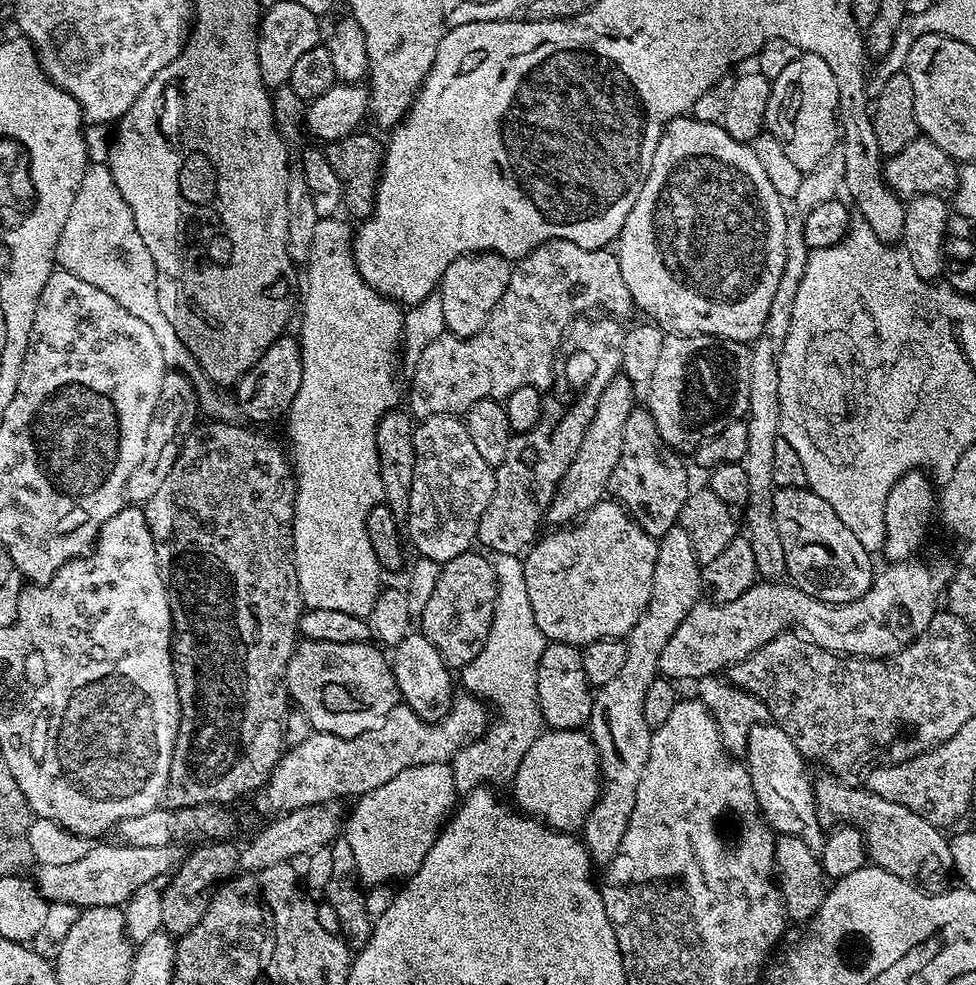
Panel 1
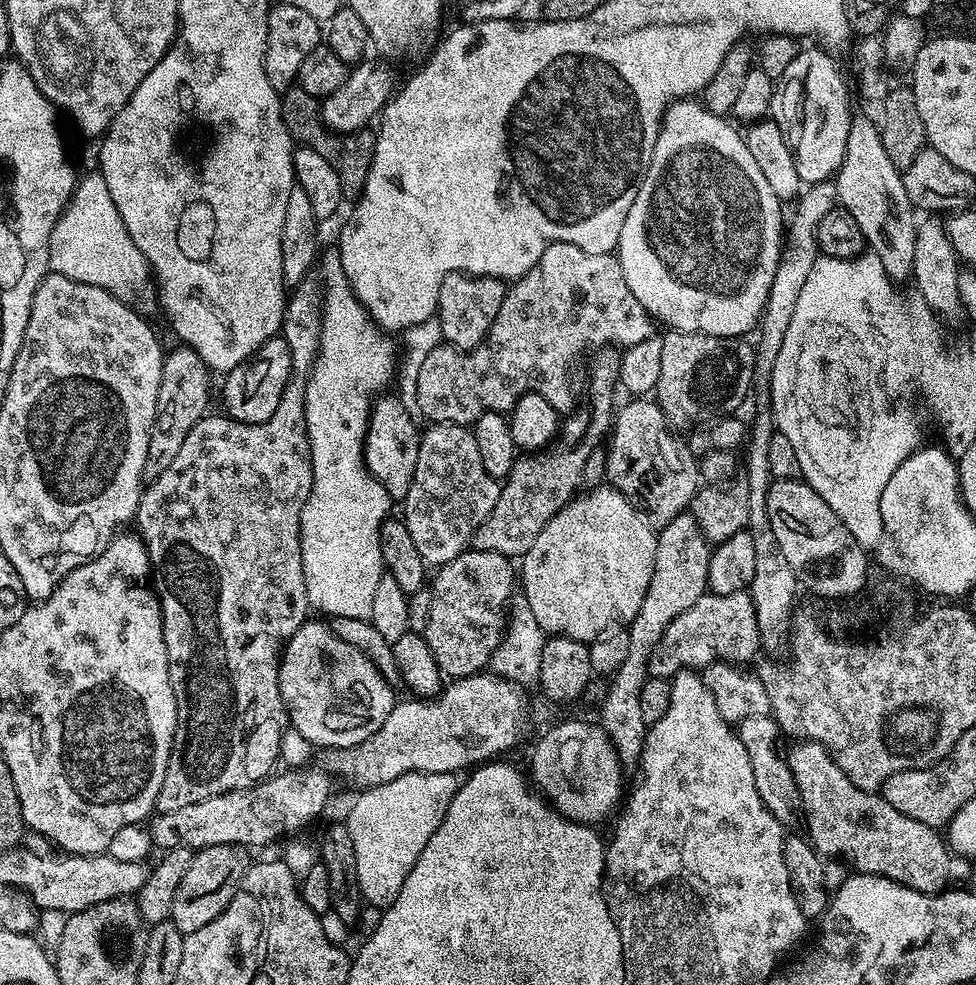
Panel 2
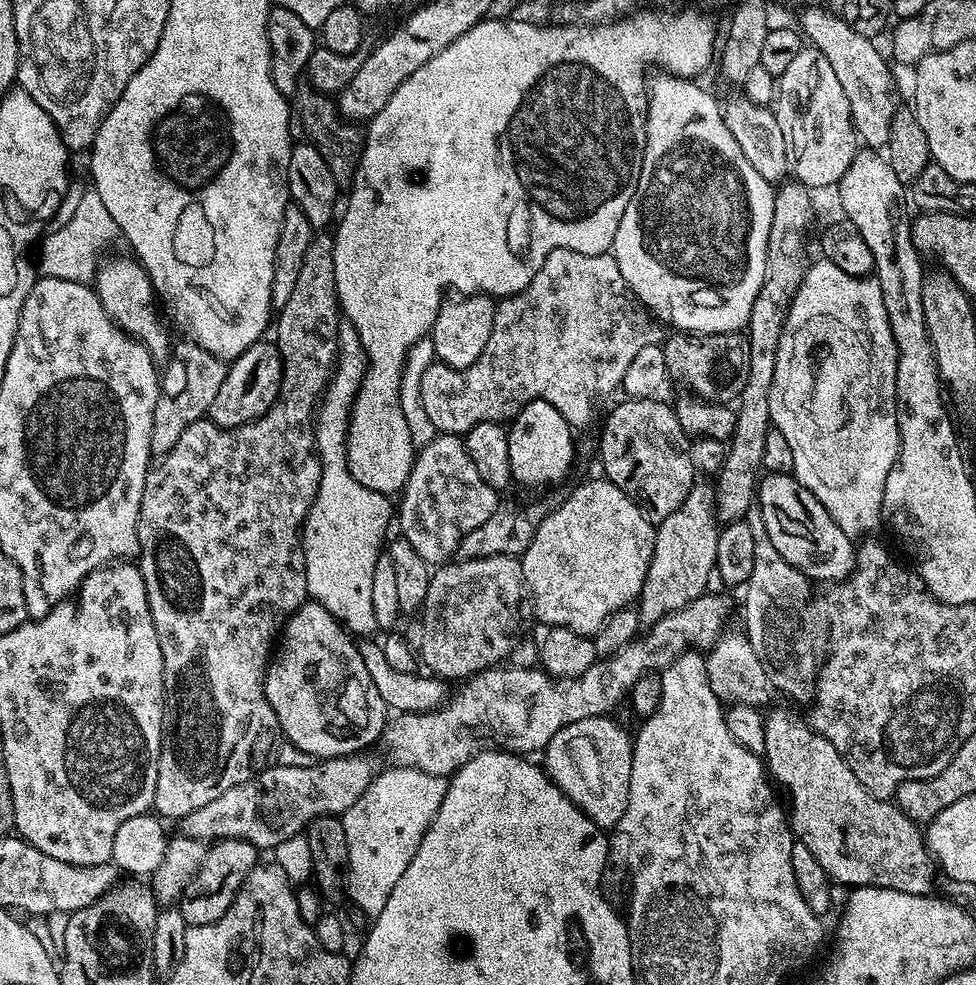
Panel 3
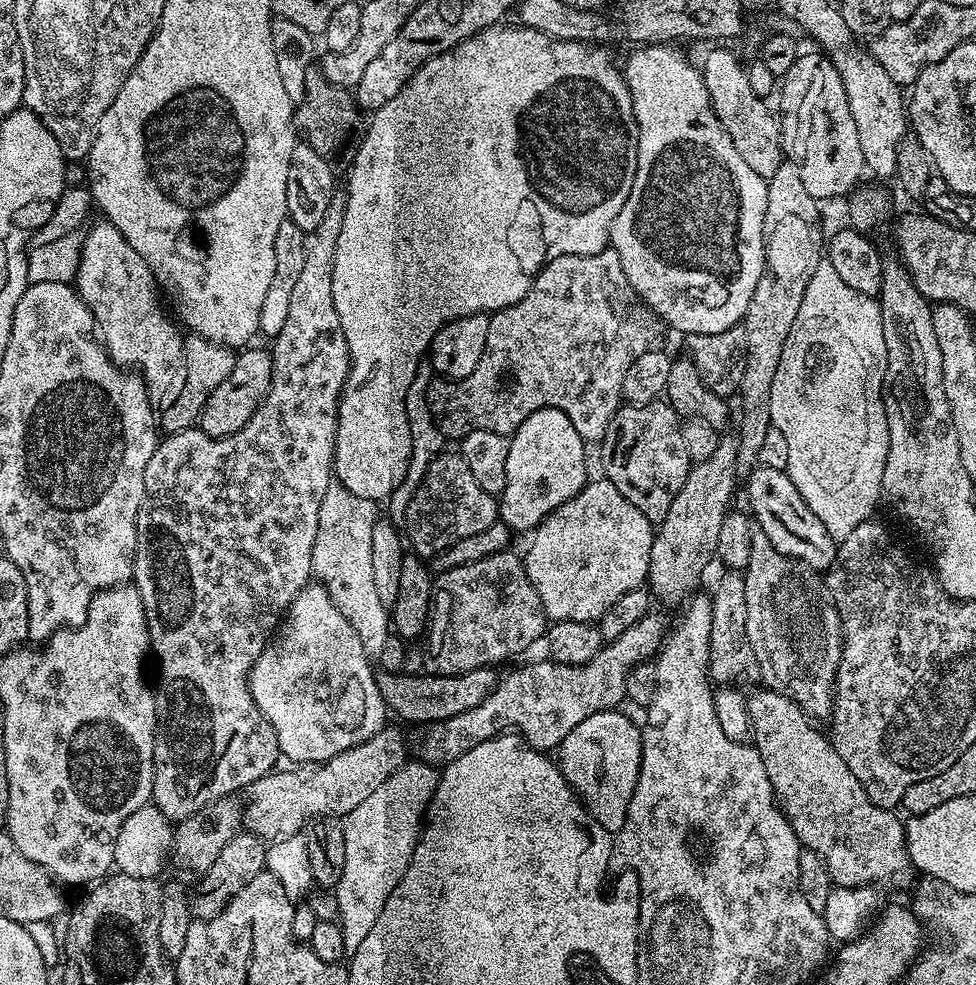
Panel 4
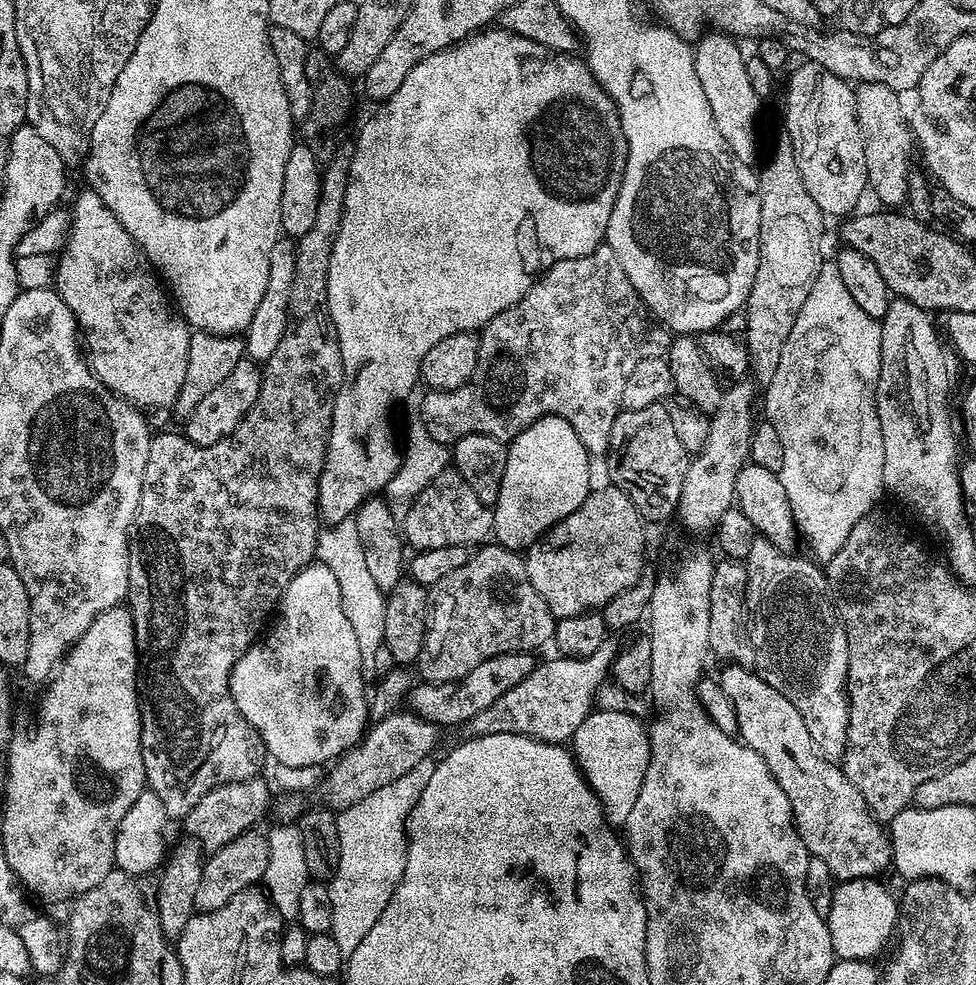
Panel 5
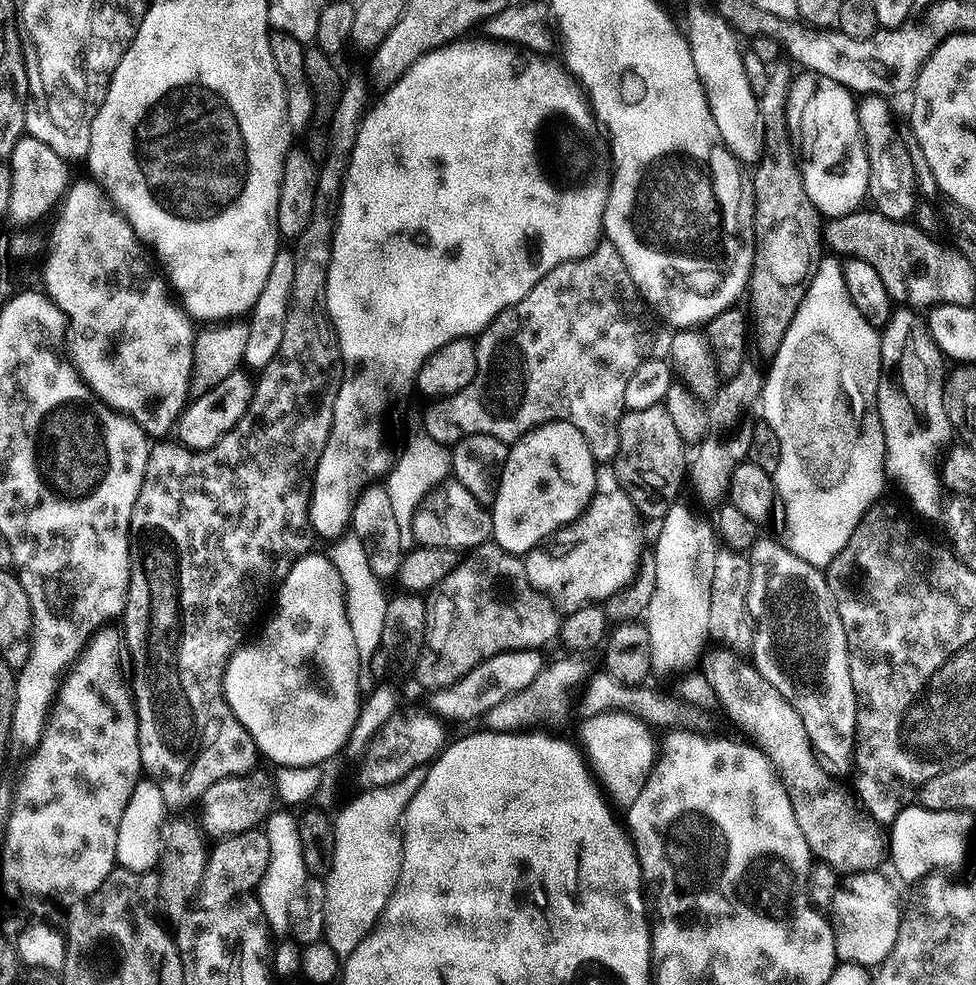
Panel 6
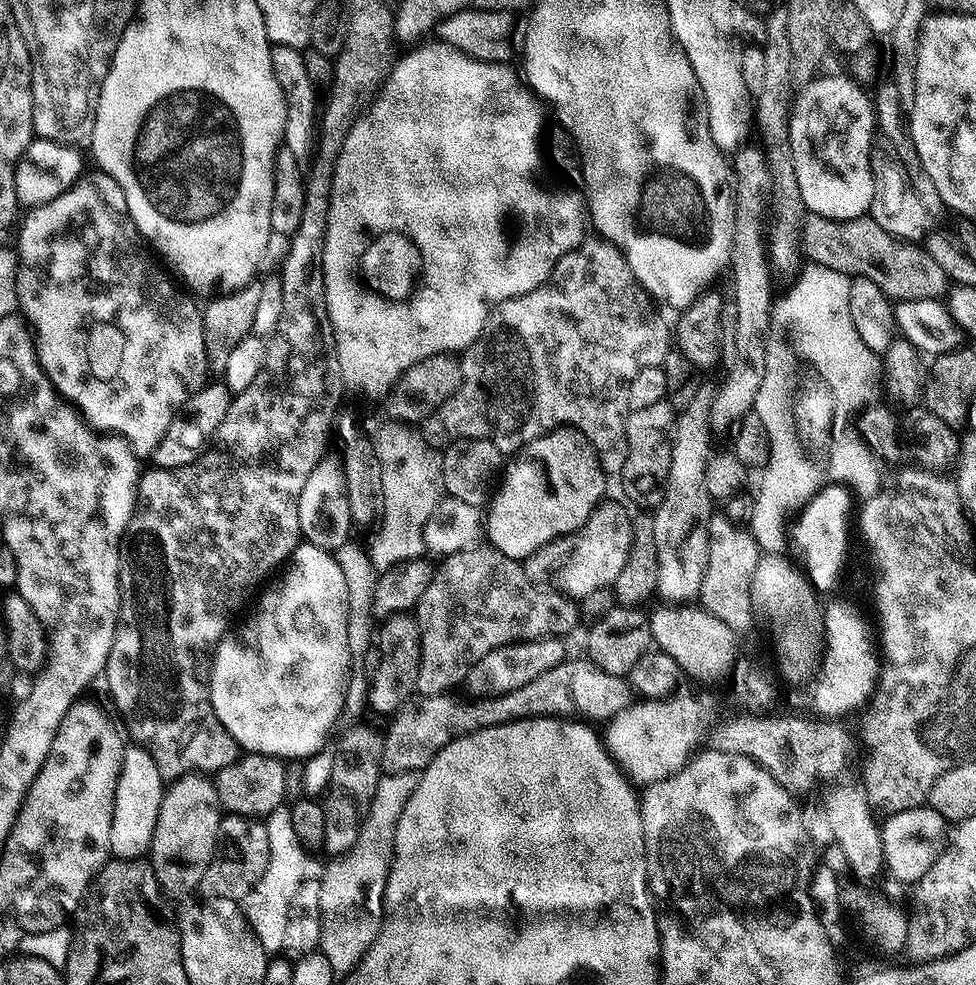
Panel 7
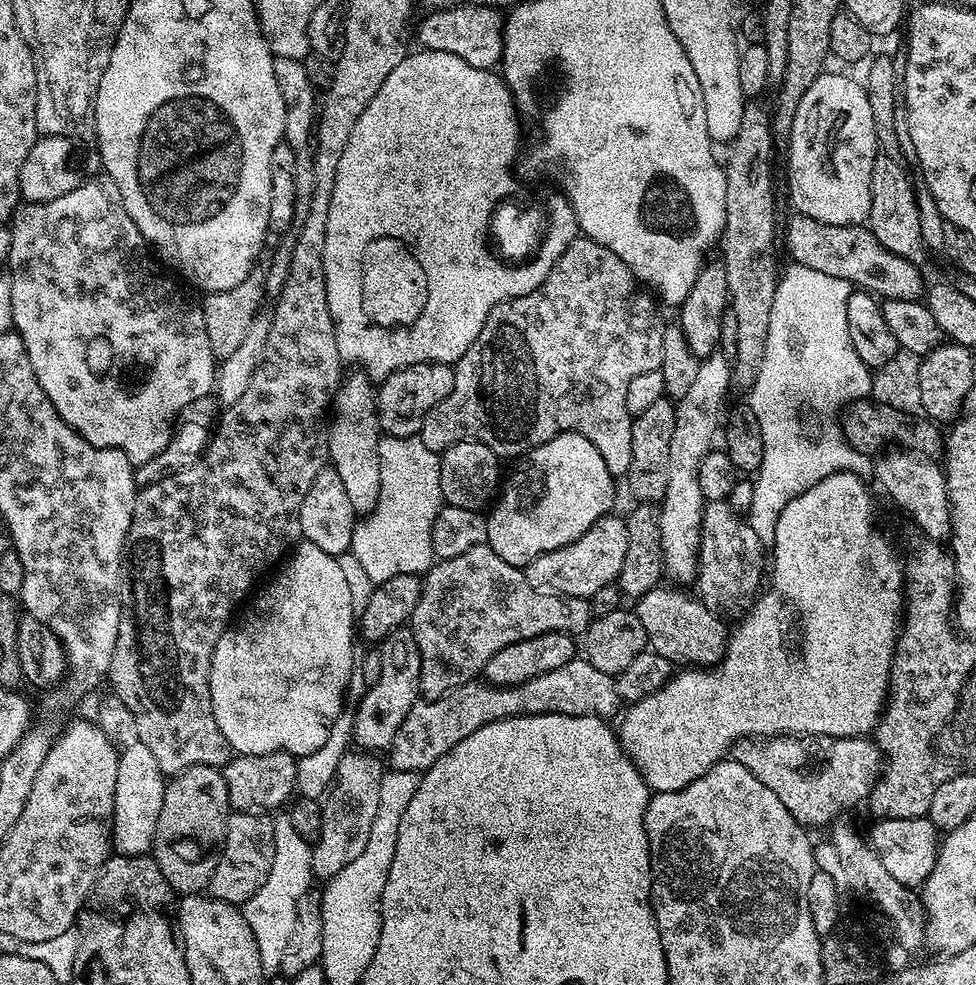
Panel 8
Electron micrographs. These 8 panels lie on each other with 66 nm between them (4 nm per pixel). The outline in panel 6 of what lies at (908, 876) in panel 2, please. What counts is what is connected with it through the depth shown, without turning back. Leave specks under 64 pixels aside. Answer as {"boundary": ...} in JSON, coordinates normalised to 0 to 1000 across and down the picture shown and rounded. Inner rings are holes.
{"boundary":[[[734,656],[730,663],[722,665],[719,670],[719,683],[727,696],[732,698],[733,714],[739,719],[756,738],[764,744],[775,747],[774,754],[787,773],[795,780],[799,793],[803,796],[805,806],[809,810],[809,818],[814,818],[814,830],[818,830],[818,839],[830,859],[833,870],[839,876],[849,877],[859,887],[891,884],[901,882],[902,876],[908,873],[908,849],[903,838],[892,830],[881,834],[866,818],[858,802],[852,800],[852,792],[847,788],[845,777],[841,775],[832,761],[832,754],[822,737],[822,729],[807,713],[777,684],[777,680],[759,663],[751,662],[749,658]]]}

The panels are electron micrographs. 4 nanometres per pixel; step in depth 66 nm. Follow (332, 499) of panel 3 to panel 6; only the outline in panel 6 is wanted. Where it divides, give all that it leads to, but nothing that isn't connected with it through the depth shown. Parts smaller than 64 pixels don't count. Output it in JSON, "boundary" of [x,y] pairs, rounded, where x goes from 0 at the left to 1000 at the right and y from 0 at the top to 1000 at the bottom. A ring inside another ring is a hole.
{"boundary":[[[353,542],[339,549],[338,558],[334,563],[339,569],[342,579],[346,579],[346,587],[350,587],[352,596],[352,610],[355,611],[355,623],[359,631],[359,640],[363,644],[363,657],[367,660],[367,668],[370,675],[377,675],[379,668],[383,668],[385,662],[390,661],[391,636],[395,631],[395,615],[399,606],[393,605],[393,597],[390,586],[379,579],[377,563],[373,557],[373,549],[367,545]]]}

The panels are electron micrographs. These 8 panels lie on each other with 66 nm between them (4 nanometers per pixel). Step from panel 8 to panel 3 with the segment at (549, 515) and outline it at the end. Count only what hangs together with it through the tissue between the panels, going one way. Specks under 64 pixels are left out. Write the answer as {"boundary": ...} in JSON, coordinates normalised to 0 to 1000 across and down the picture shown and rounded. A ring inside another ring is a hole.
{"boundary":[[[548,406],[535,412],[520,435],[526,488],[537,495],[561,495],[565,491],[576,490],[585,481],[586,470],[590,467],[590,451],[586,443],[588,436],[568,412],[564,412],[564,408]]]}

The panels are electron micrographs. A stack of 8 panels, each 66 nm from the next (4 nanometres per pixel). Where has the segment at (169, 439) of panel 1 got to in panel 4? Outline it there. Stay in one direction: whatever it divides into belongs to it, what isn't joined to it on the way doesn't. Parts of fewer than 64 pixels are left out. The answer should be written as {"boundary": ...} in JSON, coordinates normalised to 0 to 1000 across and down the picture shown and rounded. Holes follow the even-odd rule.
{"boundary":[[[200,339],[189,341],[189,358],[182,380],[178,388],[166,399],[165,410],[162,410],[162,430],[169,440],[185,439],[198,434],[205,425],[207,412],[211,404],[223,396],[223,392],[240,376],[243,358],[230,349],[221,349]]]}

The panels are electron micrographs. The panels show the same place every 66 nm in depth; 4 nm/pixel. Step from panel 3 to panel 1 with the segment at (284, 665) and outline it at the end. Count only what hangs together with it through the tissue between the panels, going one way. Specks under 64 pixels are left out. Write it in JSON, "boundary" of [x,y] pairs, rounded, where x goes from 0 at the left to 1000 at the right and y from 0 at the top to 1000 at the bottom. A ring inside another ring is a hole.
{"boundary":[[[315,648],[308,649],[303,655],[303,661],[299,663],[295,669],[295,706],[301,712],[302,718],[306,722],[314,725],[317,736],[325,743],[337,743],[338,745],[346,745],[350,749],[360,749],[367,745],[375,745],[375,741],[383,741],[383,737],[387,737],[393,732],[393,728],[399,727],[406,719],[406,716],[411,714],[410,702],[406,695],[406,689],[400,677],[400,670],[397,665],[393,666],[388,662],[390,659],[381,652],[330,652],[329,650],[318,650]]]}

